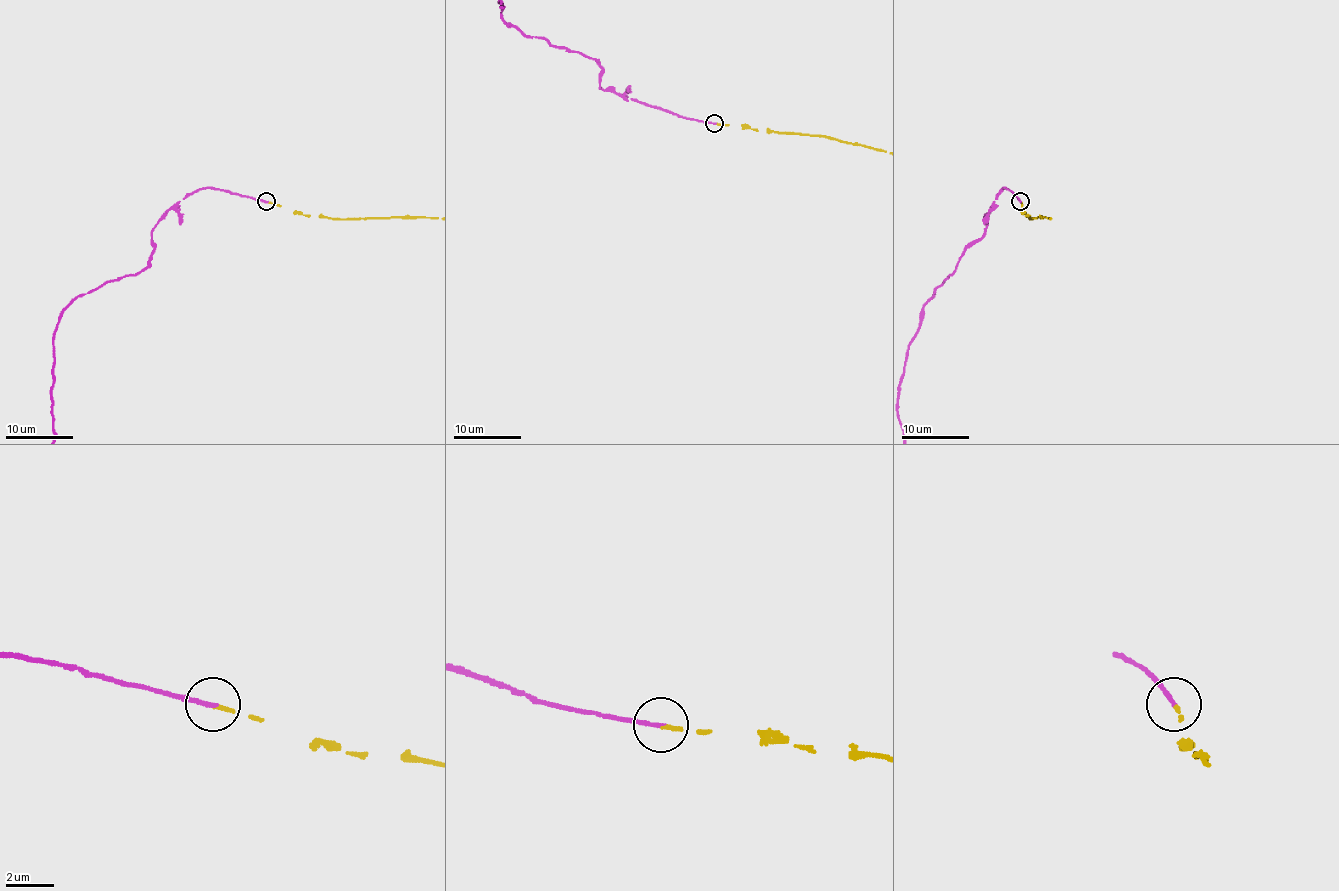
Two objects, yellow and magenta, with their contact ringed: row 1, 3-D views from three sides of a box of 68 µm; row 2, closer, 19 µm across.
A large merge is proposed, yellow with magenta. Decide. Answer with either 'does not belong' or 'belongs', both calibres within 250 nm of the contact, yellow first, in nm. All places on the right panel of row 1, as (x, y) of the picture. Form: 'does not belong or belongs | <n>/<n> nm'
belongs | 140/170 nm

